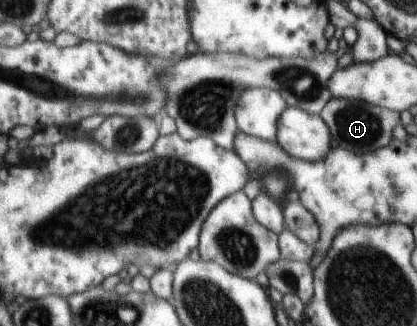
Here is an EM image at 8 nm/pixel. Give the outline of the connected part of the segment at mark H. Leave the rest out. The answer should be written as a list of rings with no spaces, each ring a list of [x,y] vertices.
[[[329,98],[318,115],[330,128],[333,145],[354,153],[371,152],[389,143],[391,131],[399,125],[399,113],[358,99]]]

